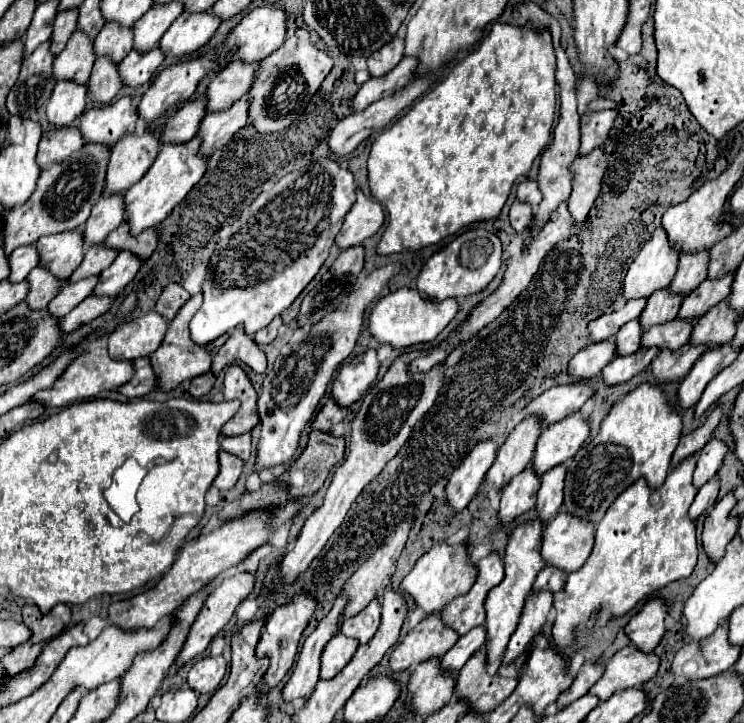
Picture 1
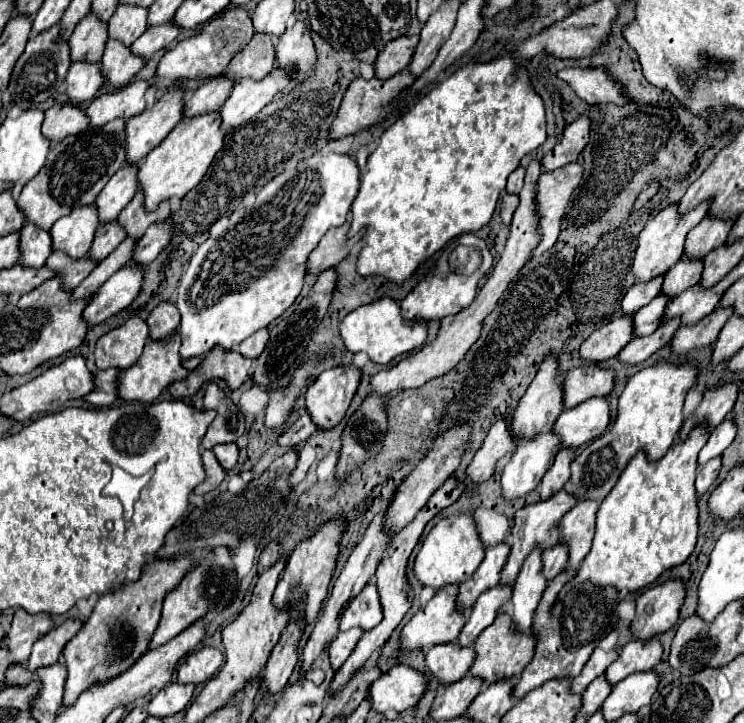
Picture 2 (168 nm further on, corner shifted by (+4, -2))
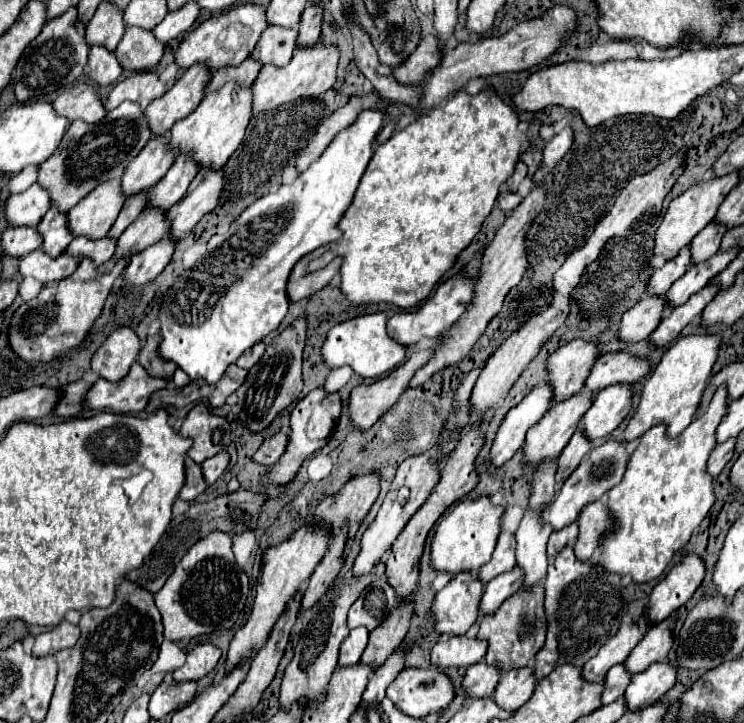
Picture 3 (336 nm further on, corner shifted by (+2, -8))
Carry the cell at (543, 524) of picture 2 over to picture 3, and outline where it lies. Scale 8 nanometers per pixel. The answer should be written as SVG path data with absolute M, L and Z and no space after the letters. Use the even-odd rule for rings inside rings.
M604 440L602 444L594 446L592 452L590 452L590 458L586 462L582 462L574 472L572 476L564 482L564 486L560 488L560 492L554 496L554 500L542 510L540 514L540 520L542 524L548 524L552 526L552 530L562 530L566 526L570 526L580 510L588 504L588 502L594 502L598 500L602 494L606 494L610 488L614 488L622 476L624 476L624 470L626 470L626 462L628 462L628 446L622 444L622 442L614 442L614 440Z

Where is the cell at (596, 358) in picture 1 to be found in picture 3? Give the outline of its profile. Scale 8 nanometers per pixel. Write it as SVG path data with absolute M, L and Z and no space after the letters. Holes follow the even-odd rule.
M644 296L636 306L624 312L620 330L618 330L618 340L620 342L646 340L654 332L654 328L660 324L664 308L666 308L664 298Z

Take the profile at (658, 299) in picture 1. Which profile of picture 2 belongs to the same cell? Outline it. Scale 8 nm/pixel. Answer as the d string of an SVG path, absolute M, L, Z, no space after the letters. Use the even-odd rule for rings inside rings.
M682 254L682 258L676 262L676 266L672 266L672 270L668 270L662 292L680 296L688 286L694 286L698 282L702 270L704 270L702 258L690 258L690 256Z

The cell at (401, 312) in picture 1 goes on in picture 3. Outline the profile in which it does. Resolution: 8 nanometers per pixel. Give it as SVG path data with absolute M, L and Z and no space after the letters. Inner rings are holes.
M376 312L376 314L366 314L366 316L358 316L358 318L340 322L334 328L330 328L328 338L322 346L322 356L330 368L340 368L348 364L352 366L356 374L364 378L370 378L370 376L376 378L376 376L390 372L394 366L406 360L406 346L398 344L396 340L388 336L386 312Z

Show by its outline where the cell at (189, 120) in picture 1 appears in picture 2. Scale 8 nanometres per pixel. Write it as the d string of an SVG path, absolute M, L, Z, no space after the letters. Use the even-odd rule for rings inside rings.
M224 74L204 80L198 86L198 90L192 94L192 98L186 100L184 116L192 118L192 116L198 116L198 114L204 114L204 112L218 110L228 100L232 86L234 86L232 78L224 78Z

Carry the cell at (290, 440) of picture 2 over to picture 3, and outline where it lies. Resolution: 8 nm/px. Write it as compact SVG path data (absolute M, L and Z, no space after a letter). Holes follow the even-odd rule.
M276 432L272 438L264 440L264 444L256 450L256 454L252 456L252 460L260 462L260 464L266 464L266 466L272 466L280 460L280 456L286 452L286 446L288 446L288 434L286 432Z

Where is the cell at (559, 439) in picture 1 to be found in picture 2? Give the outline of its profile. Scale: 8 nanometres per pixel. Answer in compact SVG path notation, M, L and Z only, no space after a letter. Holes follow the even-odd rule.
M590 398L578 406L564 410L554 424L554 432L562 438L562 446L578 448L598 438L610 424L608 398Z

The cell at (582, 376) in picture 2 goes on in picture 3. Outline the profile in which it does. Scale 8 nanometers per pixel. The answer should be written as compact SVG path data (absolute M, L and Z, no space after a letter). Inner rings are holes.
M618 352L618 354L604 354L594 362L594 368L590 370L590 376L584 382L584 388L592 394L598 394L600 390L614 386L614 384L634 384L648 380L650 376L650 362L638 360L630 354Z

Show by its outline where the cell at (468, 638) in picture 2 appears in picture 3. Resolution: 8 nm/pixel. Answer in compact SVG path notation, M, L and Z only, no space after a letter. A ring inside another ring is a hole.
M514 568L502 576L496 576L484 588L484 596L480 602L480 616L496 614L496 610L504 604L504 600L508 600L520 588L522 588L522 570Z

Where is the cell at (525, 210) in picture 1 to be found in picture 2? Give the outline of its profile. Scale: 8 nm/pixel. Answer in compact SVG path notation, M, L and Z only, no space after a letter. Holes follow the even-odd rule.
M504 194L502 196L502 210L500 210L500 214L502 214L504 224L510 224L516 206L518 206L518 196L514 196L514 194Z

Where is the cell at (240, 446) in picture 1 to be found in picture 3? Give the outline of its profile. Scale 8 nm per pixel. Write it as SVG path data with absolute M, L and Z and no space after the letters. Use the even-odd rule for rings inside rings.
M226 450L220 452L220 454L216 454L216 456L212 456L210 460L202 462L202 472L206 476L206 482L214 484L226 472L228 464L230 464L230 454Z

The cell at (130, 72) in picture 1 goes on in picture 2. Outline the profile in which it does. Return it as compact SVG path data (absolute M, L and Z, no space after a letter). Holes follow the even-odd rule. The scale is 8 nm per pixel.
M172 20L164 22L160 26L148 26L148 30L132 44L132 52L140 54L144 58L150 58L160 48L168 48L176 40L178 34L180 34L180 30L176 30L176 26L172 26Z

